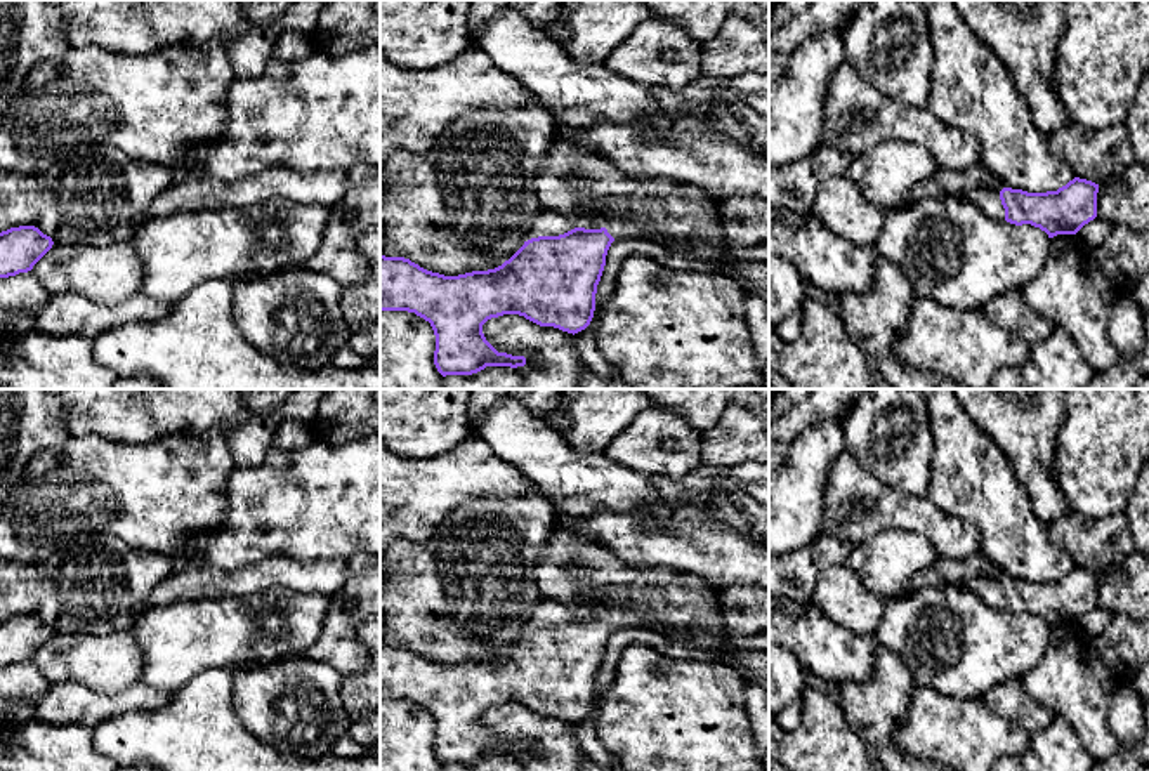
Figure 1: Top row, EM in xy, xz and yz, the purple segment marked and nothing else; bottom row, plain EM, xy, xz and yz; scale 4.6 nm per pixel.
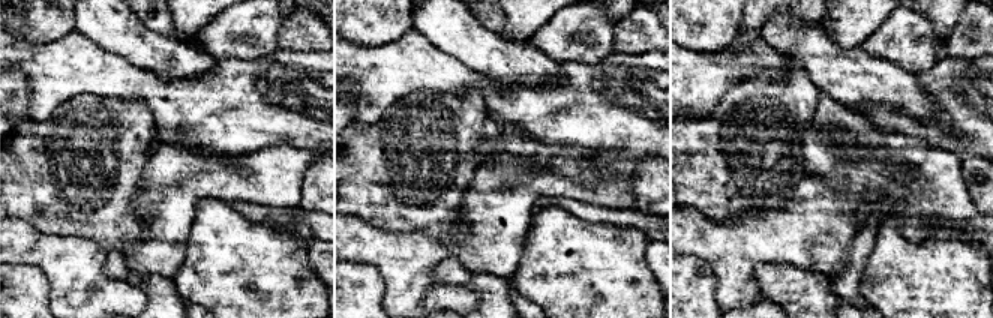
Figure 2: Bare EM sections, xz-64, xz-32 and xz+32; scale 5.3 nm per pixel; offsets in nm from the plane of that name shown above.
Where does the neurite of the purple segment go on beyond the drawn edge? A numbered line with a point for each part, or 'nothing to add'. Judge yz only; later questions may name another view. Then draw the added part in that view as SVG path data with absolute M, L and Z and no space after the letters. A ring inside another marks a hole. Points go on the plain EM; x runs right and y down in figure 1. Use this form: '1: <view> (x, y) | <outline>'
1: yz (988, 589) | M981 577L981 578L965 582L962 587L977 594L991 608L1005 610L1005 597L1000 589L1000 580Z

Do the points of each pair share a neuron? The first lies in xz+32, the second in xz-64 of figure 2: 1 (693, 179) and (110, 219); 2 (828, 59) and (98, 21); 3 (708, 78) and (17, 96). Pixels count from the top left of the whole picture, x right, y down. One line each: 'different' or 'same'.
1: same
2: same
3: different

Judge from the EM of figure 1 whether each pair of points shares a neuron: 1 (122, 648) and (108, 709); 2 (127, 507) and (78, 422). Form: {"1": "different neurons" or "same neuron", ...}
{"1": "different neurons", "2": "different neurons"}

